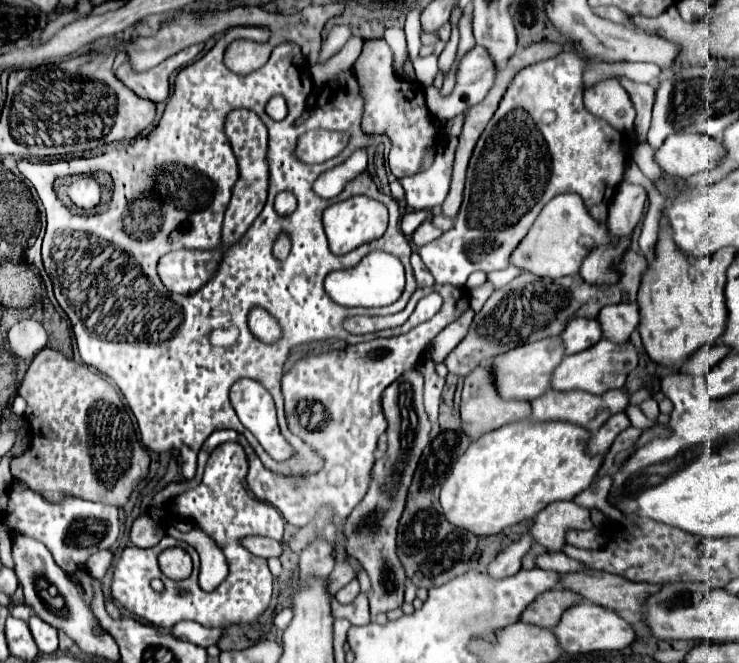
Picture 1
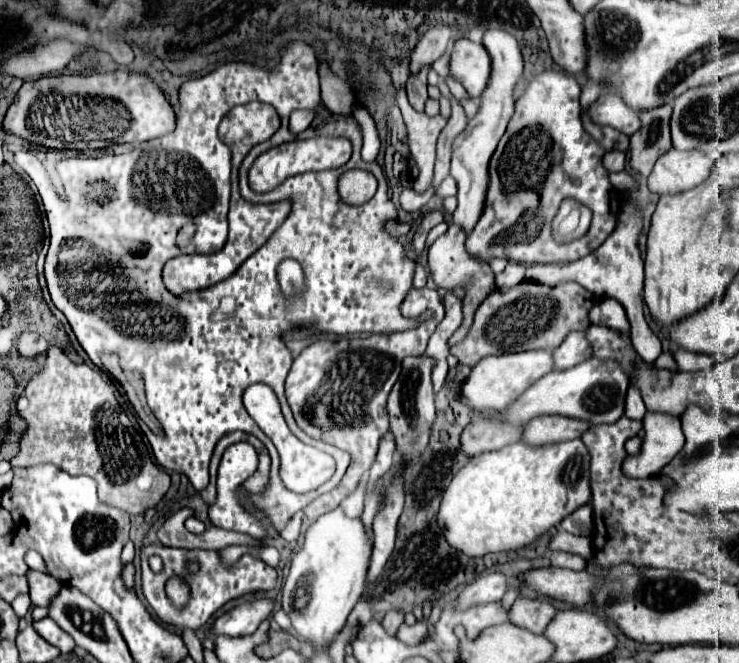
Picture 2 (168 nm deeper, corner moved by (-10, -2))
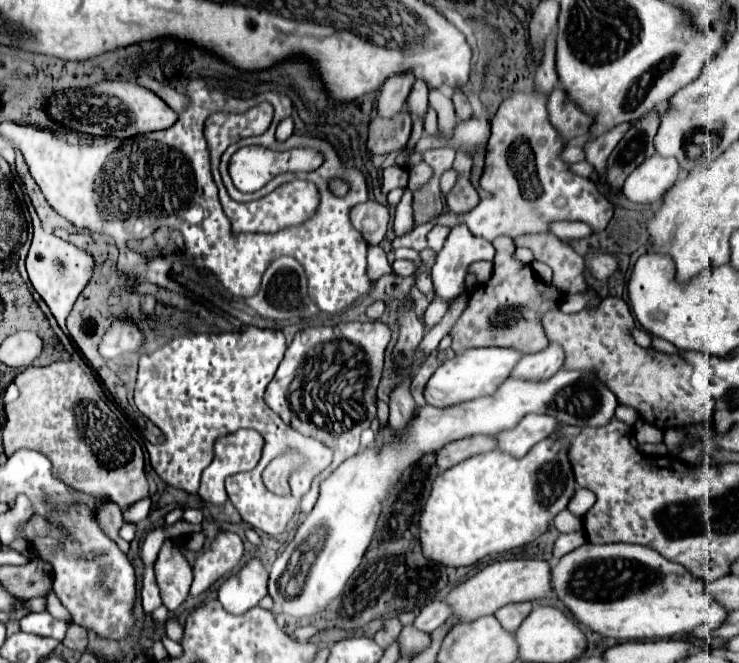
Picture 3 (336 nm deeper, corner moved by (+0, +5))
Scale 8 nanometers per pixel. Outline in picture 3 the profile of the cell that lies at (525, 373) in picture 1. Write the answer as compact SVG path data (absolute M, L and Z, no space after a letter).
M472 348L456 354L452 360L444 360L430 380L424 386L424 398L430 406L444 408L452 404L460 404L466 400L482 398L492 392L510 376L516 362L522 358L522 352L512 348Z

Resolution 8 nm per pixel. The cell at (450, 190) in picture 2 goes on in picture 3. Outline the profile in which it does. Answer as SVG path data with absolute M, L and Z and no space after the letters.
M454 168L446 170L446 172L440 176L440 190L442 190L442 194L448 194L448 192L454 188L456 180L458 180L458 172L456 172Z

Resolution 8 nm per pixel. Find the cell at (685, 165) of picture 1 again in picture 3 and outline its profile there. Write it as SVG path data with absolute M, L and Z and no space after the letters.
M650 156L624 182L622 194L634 204L658 202L680 174L680 164L672 158Z

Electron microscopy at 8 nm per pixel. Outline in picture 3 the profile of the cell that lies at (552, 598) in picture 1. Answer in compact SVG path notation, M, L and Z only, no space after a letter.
M518 602L518 604L506 604L498 608L494 616L502 624L504 630L514 632L530 612L532 612L532 602Z

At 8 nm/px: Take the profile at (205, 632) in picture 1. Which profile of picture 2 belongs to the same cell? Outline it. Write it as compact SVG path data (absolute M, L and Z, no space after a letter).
M254 601L254 603L244 603L240 607L234 607L230 613L224 613L222 617L216 619L212 627L212 637L246 637L252 635L258 625L270 615L274 603L272 601Z

